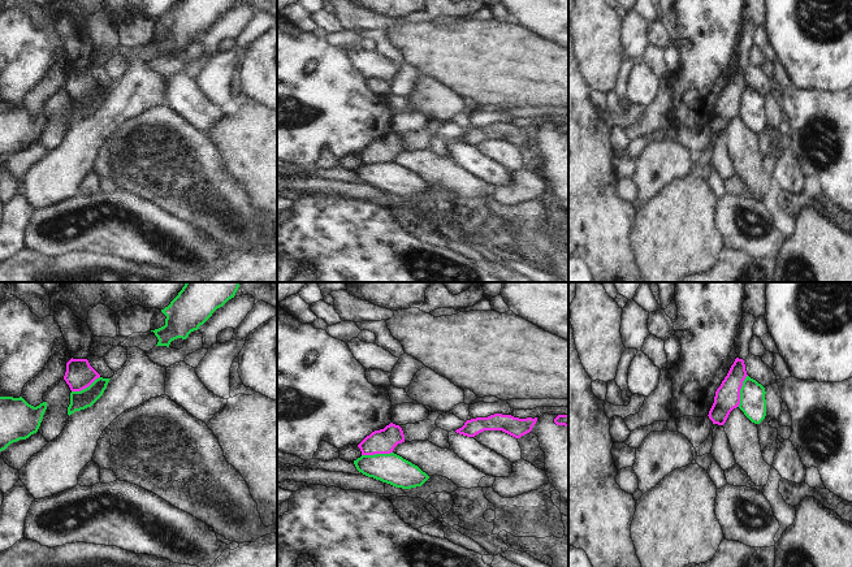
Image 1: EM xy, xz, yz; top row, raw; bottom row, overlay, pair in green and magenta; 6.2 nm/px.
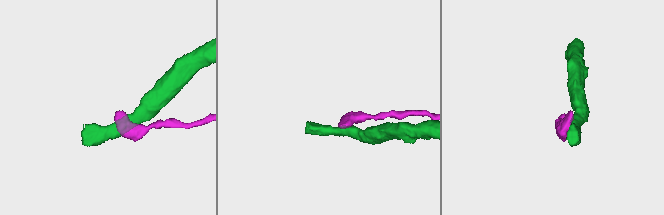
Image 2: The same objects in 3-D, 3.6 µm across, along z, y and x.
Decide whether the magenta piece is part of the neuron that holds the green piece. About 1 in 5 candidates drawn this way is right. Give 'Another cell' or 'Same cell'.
Another cell.

